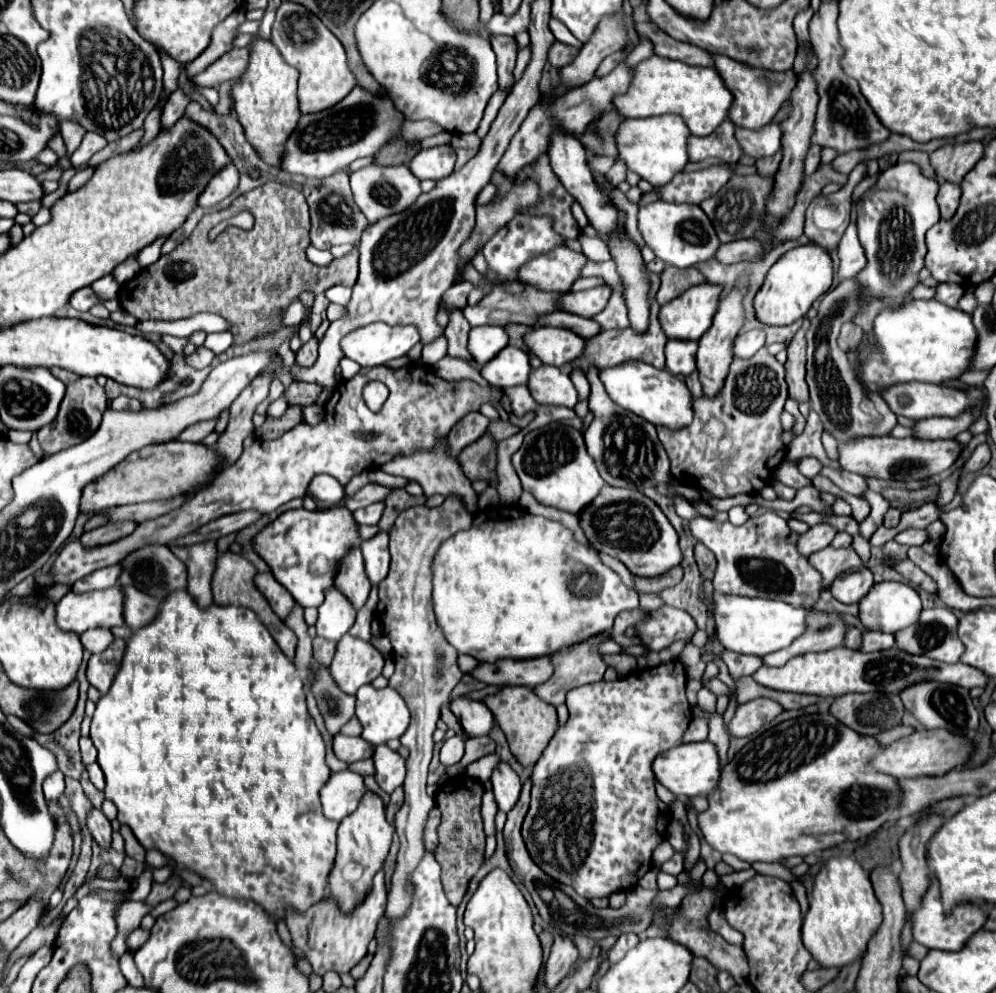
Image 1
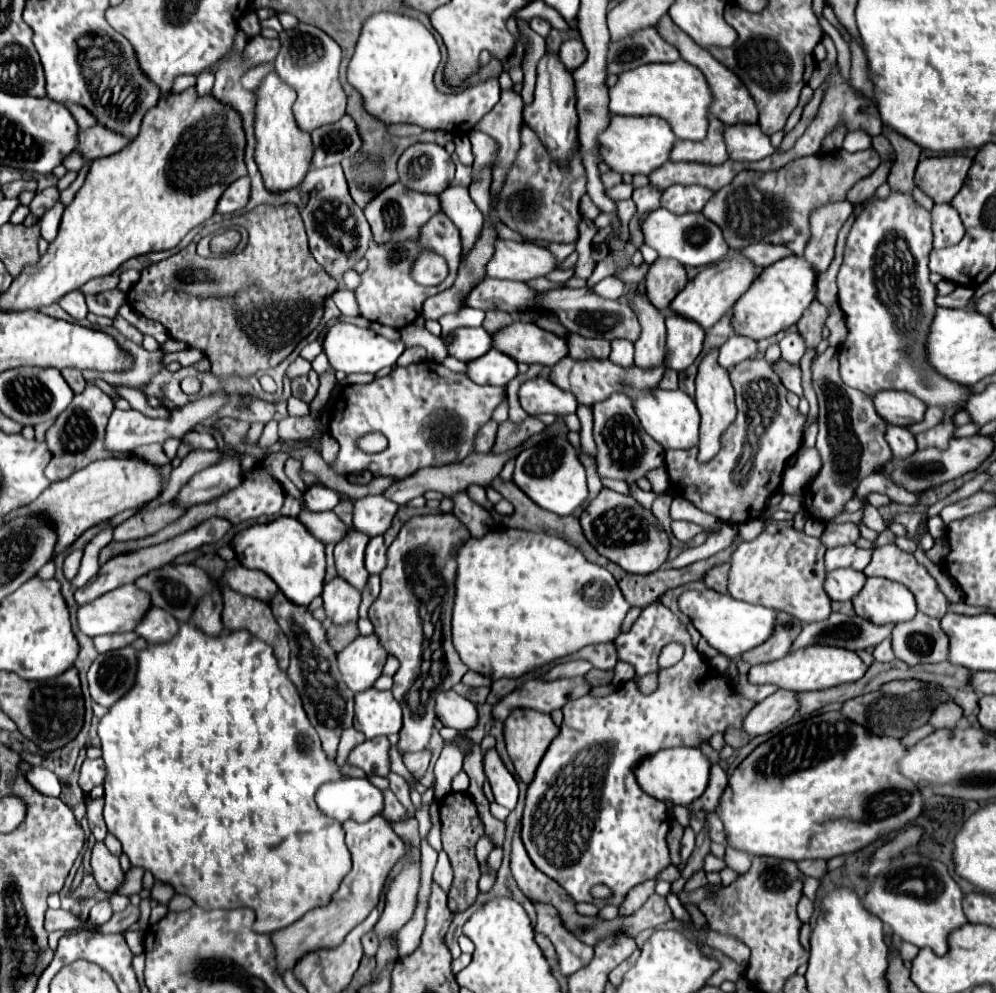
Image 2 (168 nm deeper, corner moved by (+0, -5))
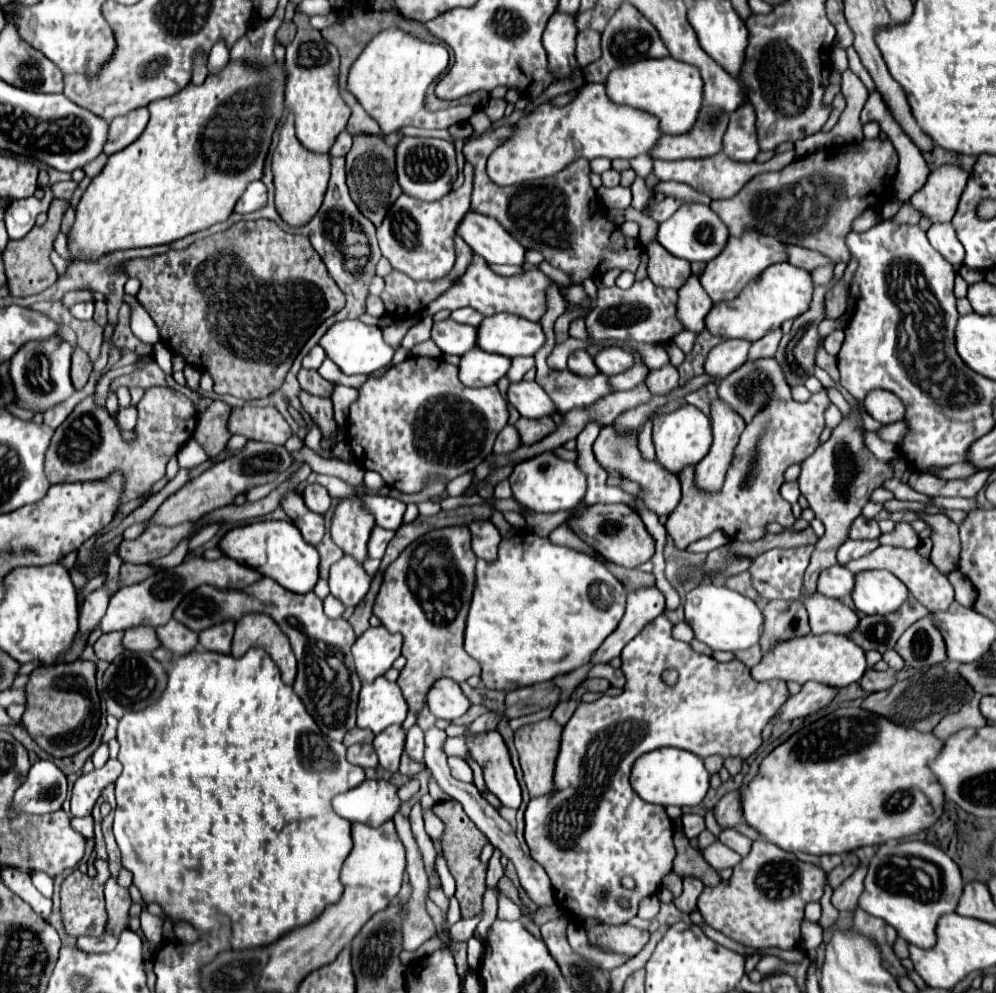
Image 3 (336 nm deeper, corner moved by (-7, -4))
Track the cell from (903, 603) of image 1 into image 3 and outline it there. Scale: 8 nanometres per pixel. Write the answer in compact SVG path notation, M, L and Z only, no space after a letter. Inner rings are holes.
M863 571L855 575L855 609L865 615L891 613L909 597L907 587L887 571Z

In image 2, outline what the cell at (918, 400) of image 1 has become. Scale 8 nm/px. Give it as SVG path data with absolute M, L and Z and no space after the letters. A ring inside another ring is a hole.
M878 392L874 398L876 412L896 426L912 426L926 414L924 402L908 392Z

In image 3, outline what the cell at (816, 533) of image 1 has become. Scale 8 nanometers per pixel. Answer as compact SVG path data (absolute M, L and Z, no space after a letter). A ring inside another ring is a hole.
M859 515L849 531L849 539L877 539L881 535L879 525L875 519L865 519L863 515Z

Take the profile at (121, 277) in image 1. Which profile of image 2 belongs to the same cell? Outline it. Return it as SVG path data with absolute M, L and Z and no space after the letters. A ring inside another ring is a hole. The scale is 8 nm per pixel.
M108 274L108 276L94 278L92 282L84 284L80 290L82 290L84 294L98 294L98 292L104 292L104 290L112 290L112 288L116 288L116 286L118 286L118 282L120 282L120 278L118 278L118 276Z

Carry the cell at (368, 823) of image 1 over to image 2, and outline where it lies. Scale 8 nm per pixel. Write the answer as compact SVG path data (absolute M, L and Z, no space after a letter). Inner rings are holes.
M374 816L368 822L354 822L348 820L342 824L346 832L346 844L352 854L352 870L344 876L340 888L332 896L332 900L326 906L320 906L318 910L308 912L304 918L294 922L288 928L282 928L272 934L274 946L276 946L276 960L278 960L278 972L292 968L300 956L320 948L320 946L338 946L348 932L358 926L378 904L380 892L384 888L386 876L392 870L392 866L402 858L404 854L404 842L398 834L388 826L388 822L382 816Z

